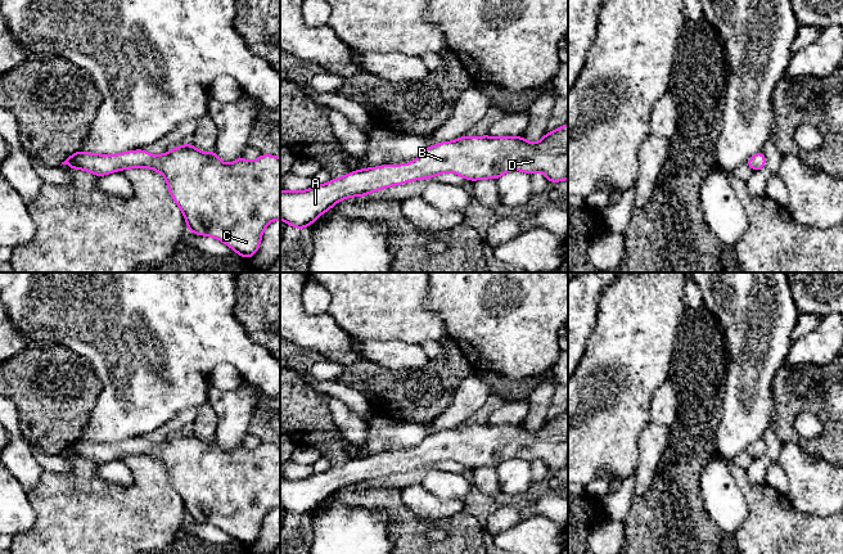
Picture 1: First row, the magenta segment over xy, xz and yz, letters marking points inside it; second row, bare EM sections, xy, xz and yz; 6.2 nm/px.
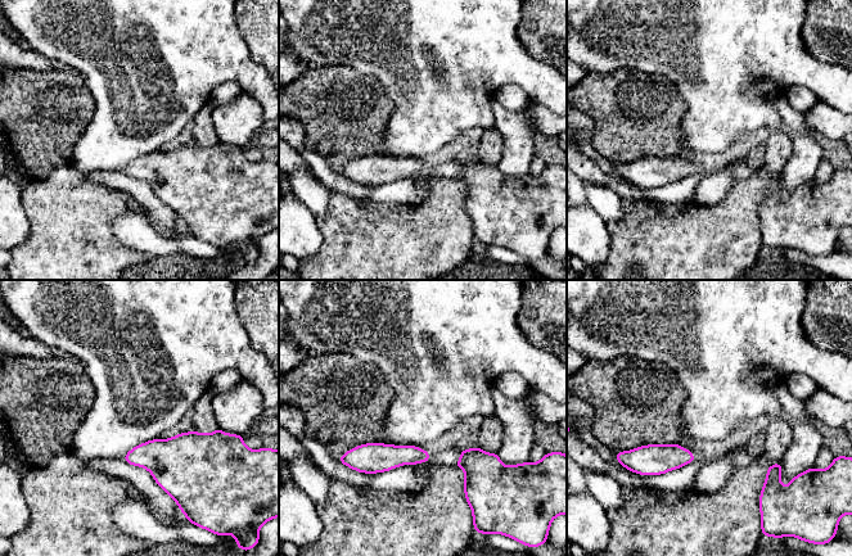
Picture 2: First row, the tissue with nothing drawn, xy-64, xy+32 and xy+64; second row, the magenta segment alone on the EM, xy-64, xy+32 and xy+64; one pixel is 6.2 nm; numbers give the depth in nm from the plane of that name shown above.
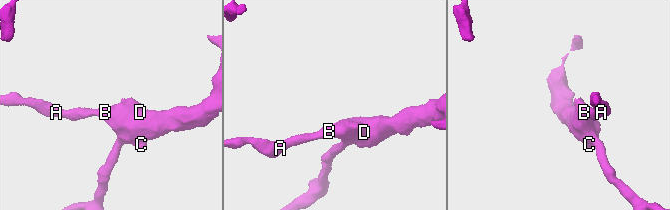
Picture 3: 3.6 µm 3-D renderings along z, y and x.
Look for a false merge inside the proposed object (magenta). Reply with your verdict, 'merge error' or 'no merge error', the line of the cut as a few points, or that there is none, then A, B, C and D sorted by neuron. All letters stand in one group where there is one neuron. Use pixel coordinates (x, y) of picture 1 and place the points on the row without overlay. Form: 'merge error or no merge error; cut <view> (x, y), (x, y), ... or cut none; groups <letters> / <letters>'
no merge error; cut none; groups A B C D

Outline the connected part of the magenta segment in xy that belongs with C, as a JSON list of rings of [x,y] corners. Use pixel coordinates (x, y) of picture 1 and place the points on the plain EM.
[[[189,431],[158,443],[144,437],[111,443],[77,438],[62,452],[96,464],[139,455],[161,460],[172,487],[184,501],[188,518],[221,528],[240,545],[249,546],[256,542],[265,515],[271,509],[280,508],[280,446],[276,443],[261,442],[253,450],[242,443],[233,451],[222,451],[215,438],[203,441]]]

